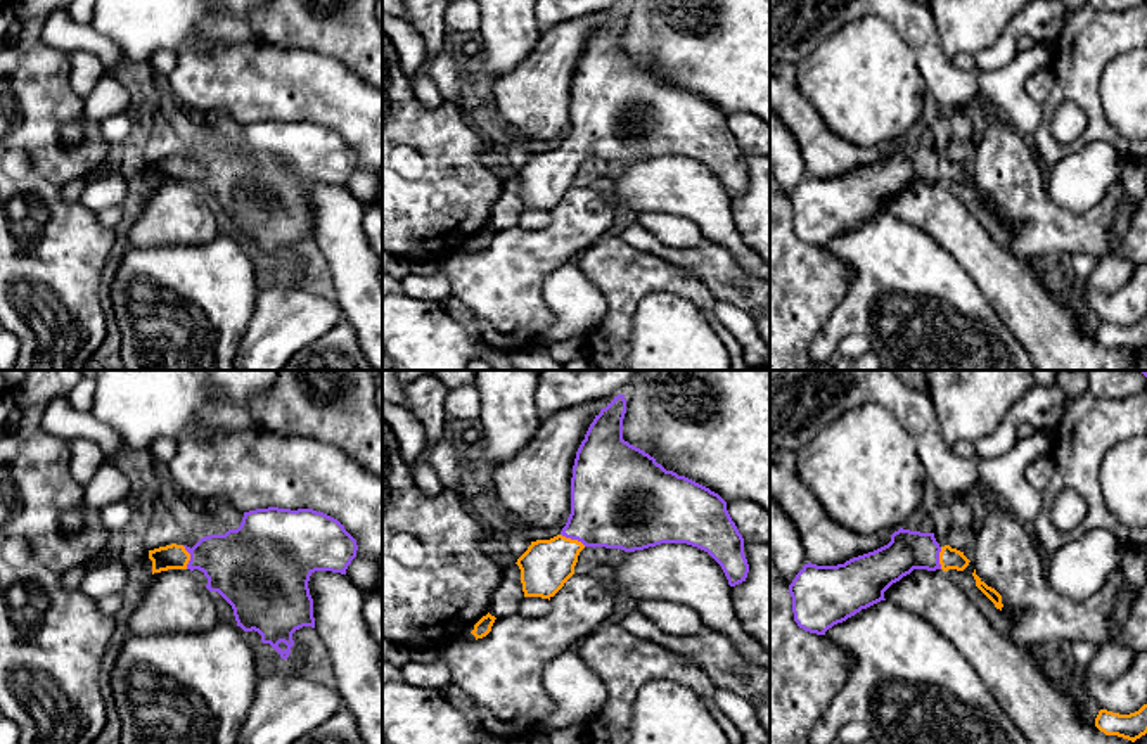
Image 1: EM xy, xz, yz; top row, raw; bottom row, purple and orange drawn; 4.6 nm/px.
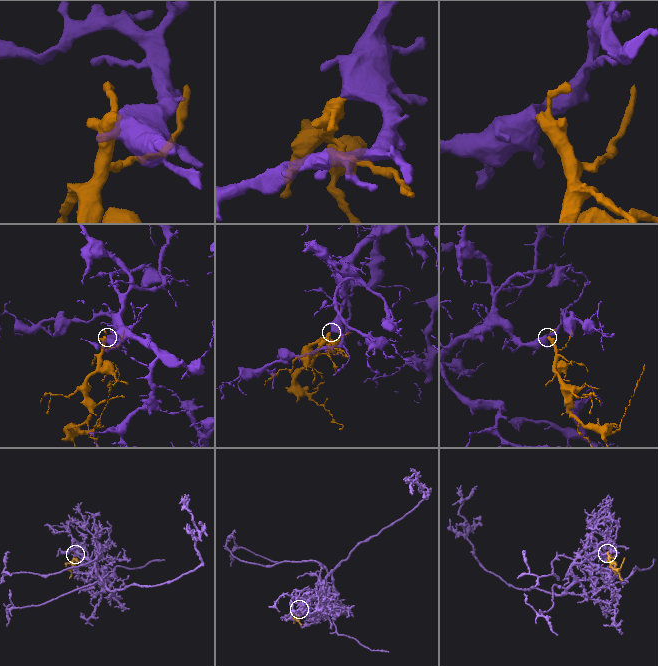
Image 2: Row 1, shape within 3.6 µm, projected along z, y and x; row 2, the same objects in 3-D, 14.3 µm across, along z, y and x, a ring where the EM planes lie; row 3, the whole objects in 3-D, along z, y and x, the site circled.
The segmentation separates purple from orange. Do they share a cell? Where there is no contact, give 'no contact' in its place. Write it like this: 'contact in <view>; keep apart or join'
contact in xz; join

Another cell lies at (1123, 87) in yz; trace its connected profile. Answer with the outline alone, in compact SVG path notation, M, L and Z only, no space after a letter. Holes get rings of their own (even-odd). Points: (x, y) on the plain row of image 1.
M1147 47L1111 61L1099 83L1107 121L1130 140L1147 138Z

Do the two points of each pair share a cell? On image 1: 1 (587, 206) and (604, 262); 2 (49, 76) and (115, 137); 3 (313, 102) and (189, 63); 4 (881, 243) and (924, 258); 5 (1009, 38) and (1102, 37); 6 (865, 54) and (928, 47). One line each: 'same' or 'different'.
1: different
2: different
3: same
4: same
5: different
6: different

